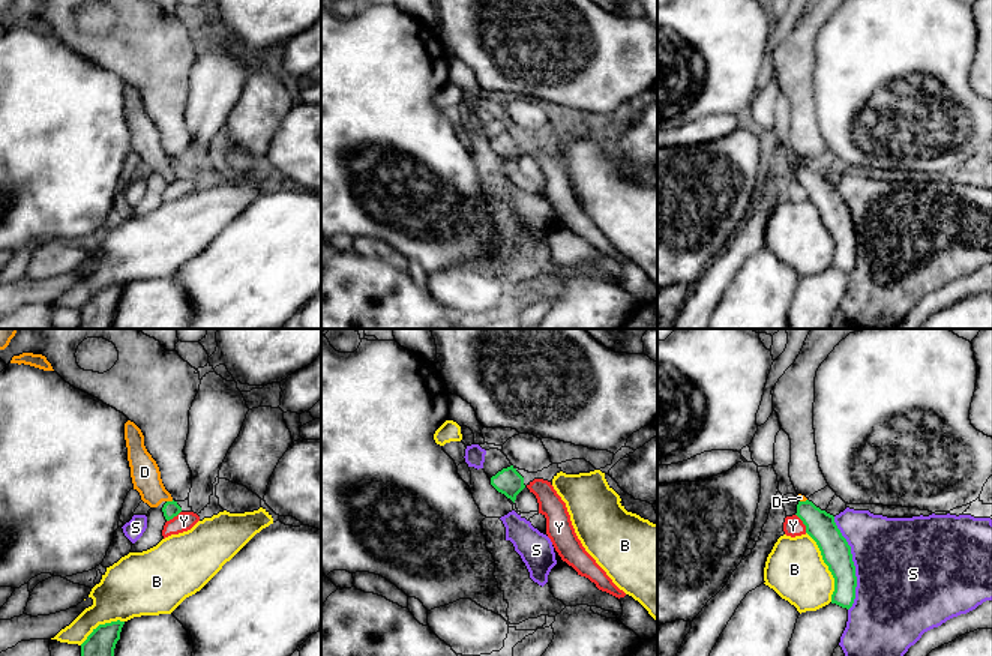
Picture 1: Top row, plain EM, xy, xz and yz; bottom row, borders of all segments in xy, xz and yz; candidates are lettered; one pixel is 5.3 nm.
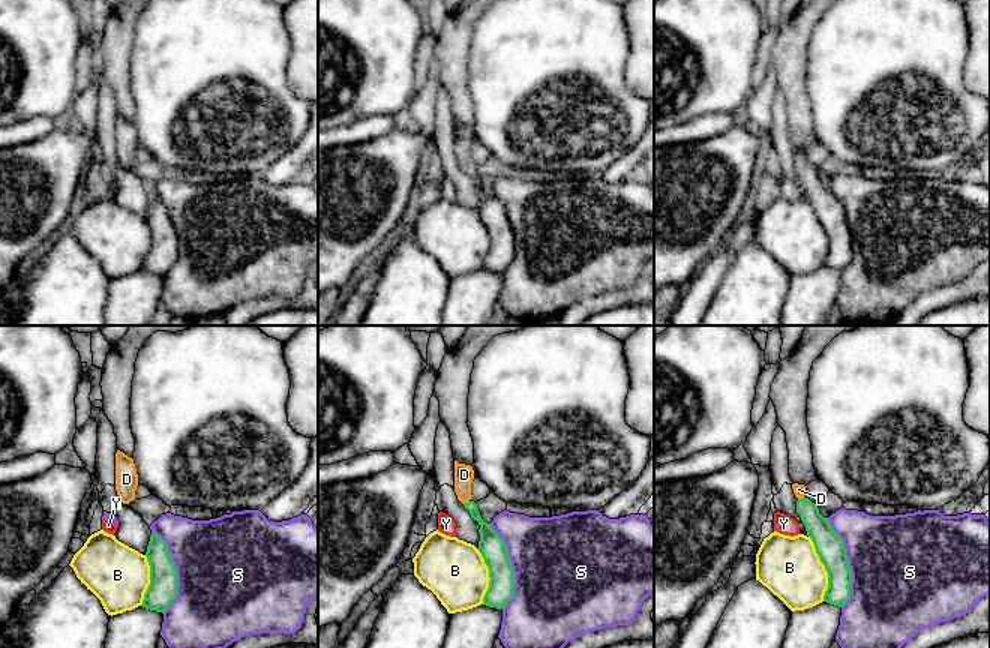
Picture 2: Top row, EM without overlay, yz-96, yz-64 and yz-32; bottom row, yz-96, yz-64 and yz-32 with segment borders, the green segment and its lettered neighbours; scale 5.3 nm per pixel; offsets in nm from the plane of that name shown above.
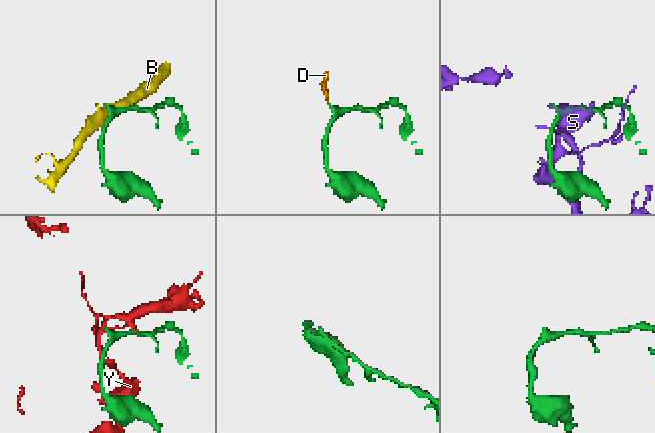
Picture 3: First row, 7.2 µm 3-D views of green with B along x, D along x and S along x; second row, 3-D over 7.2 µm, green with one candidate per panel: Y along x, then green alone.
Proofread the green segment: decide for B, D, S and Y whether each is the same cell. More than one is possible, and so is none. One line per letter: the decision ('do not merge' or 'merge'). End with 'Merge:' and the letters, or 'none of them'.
B: do not merge
D: merge
S: do not merge
Y: do not merge
Merge: D

